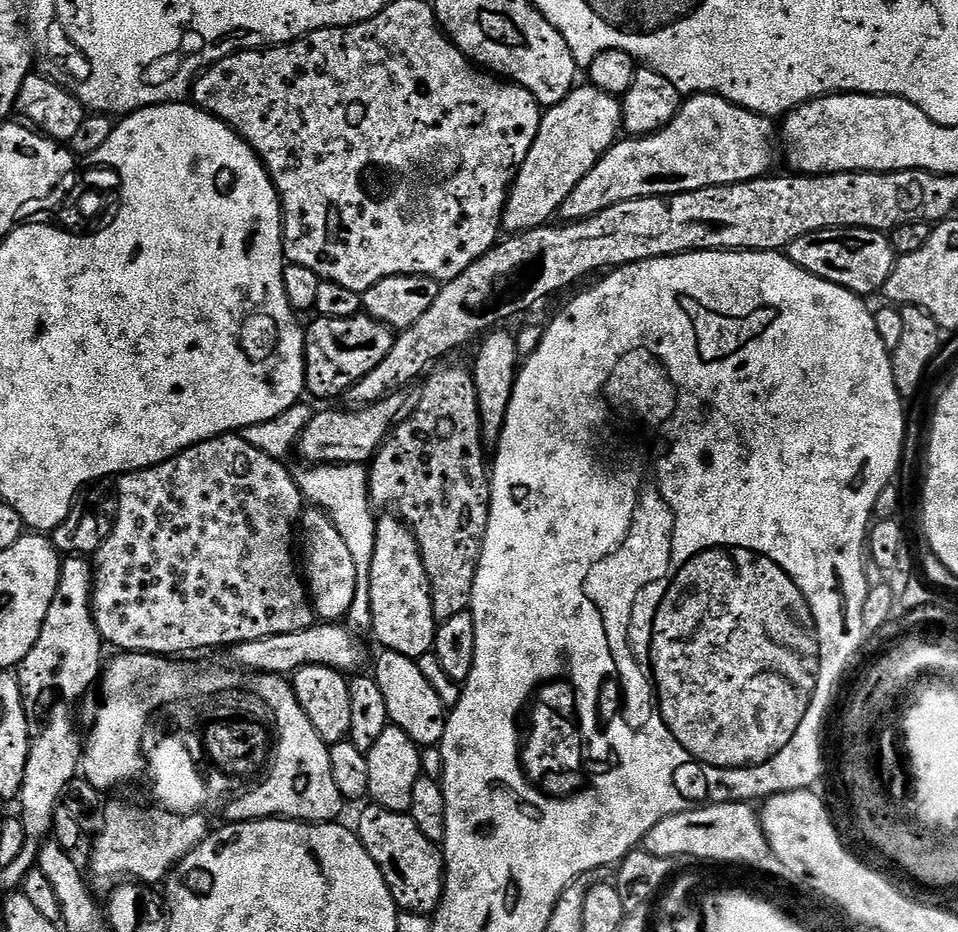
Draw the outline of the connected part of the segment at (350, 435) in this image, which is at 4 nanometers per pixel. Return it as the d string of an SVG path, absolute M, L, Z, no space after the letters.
M403 395L388 396L365 408L353 408L344 412L319 412L300 431L295 451L300 452L303 463L308 466L318 464L362 464L367 465L381 444L388 439L394 425L405 411Z

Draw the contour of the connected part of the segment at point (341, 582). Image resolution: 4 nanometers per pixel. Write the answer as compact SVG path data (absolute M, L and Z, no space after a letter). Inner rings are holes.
M309 507L301 516L299 527L302 529L302 540L304 536L304 556L302 552L302 572L306 577L306 587L312 602L313 613L324 622L340 622L345 619L354 602L354 590L358 582L358 570L354 570L354 558L350 555L350 549L346 547L346 541L342 534L330 522L330 518L319 508Z

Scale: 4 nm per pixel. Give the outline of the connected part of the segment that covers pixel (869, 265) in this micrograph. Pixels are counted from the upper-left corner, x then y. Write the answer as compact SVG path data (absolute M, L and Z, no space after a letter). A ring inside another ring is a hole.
M831 228L802 234L802 238L794 238L794 242L788 244L786 255L802 270L834 282L834 286L842 286L861 298L869 298L875 292L877 295L883 289L898 259L891 239L869 228Z

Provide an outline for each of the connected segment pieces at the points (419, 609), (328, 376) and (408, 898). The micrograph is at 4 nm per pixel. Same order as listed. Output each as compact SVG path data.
M395 514L389 516L381 515L376 522L376 537L374 538L374 562L370 562L370 610L372 611L371 635L376 635L376 640L381 645L381 649L397 652L403 656L408 656L414 661L419 661L420 657L432 651L432 643L436 637L436 625L438 621L434 618L434 606L432 605L432 591L430 590L430 582L426 574L426 566L422 562L422 554L418 542L414 538L414 534L409 530L408 525Z
M361 314L350 318L326 318L307 325L304 334L304 386L307 395L317 396L320 400L328 400L331 396L343 397L344 391L354 382L366 378L386 354L390 354L390 346L394 339L393 329L387 328L382 322L375 320L373 316Z
M369 803L360 812L360 825L354 831L360 837L366 854L374 858L386 886L394 898L400 912L413 912L428 916L435 913L444 897L444 853L418 826L406 812L391 812Z

